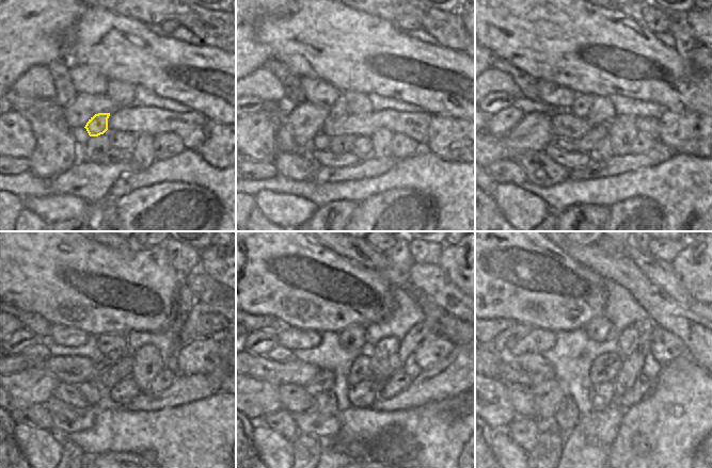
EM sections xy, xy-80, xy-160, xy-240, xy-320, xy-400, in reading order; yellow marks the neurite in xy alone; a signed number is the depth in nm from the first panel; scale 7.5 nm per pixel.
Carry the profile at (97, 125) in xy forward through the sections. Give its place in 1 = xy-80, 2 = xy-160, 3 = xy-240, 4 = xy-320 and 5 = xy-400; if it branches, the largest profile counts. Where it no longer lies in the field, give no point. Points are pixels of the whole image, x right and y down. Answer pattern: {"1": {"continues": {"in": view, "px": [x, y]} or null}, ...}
{"1": {"continues": {"in": "xy-80", "px": [338, 111]}}, "2": {"continues": {"in": "xy-160", "px": [583, 102]}}, "3": {"continues": {"in": "xy-240", "px": [111, 342]}}, "4": {"continues": {"in": "xy-320", "px": [353, 337]}}, "5": {"continues": {"in": "xy-400", "px": [600, 328]}}}

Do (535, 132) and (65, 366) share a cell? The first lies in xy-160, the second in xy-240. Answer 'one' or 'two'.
two

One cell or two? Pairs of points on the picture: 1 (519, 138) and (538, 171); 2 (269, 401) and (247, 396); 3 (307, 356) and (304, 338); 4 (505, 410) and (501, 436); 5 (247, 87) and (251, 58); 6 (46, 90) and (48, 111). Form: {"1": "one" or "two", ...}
{"1": "two", "2": "one", "3": "two", "4": "two", "5": "two", "6": "two"}

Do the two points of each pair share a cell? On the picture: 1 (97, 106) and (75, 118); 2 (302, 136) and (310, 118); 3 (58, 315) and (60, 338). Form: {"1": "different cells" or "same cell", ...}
{"1": "same cell", "2": "same cell", "3": "different cells"}

